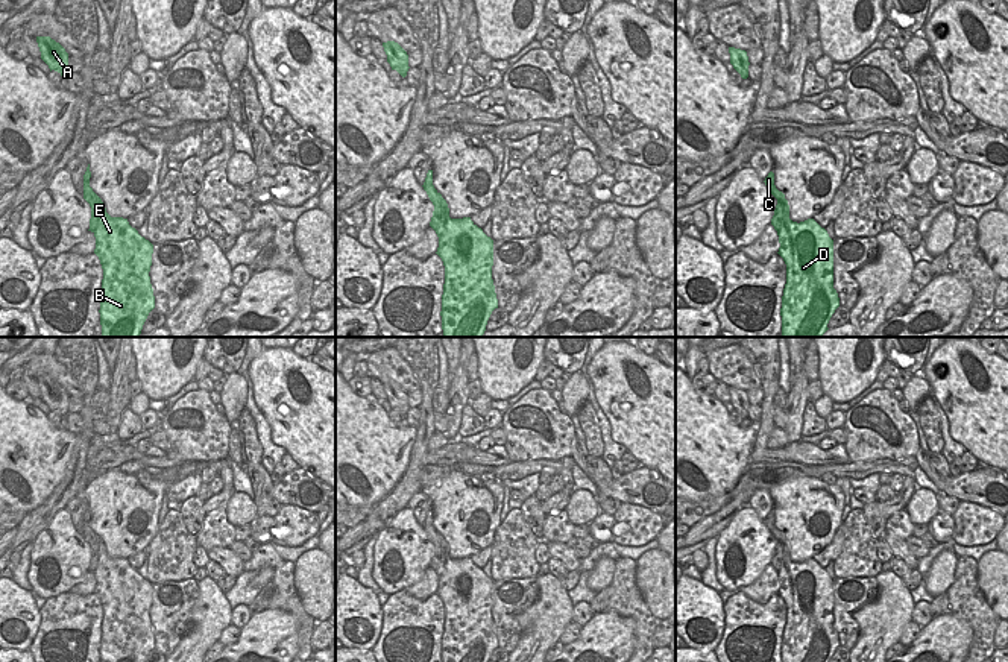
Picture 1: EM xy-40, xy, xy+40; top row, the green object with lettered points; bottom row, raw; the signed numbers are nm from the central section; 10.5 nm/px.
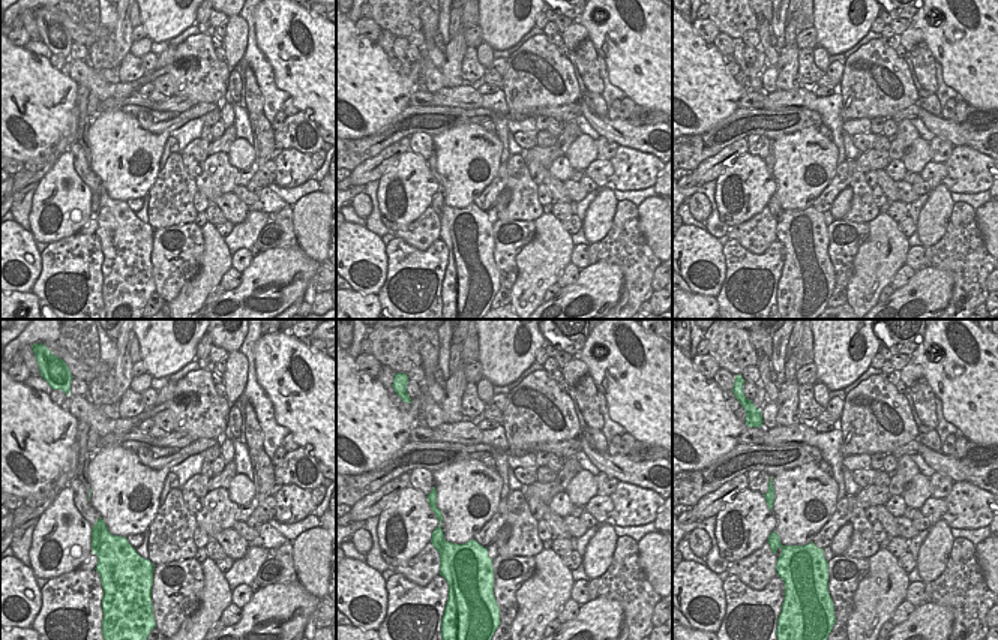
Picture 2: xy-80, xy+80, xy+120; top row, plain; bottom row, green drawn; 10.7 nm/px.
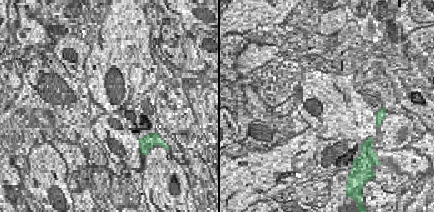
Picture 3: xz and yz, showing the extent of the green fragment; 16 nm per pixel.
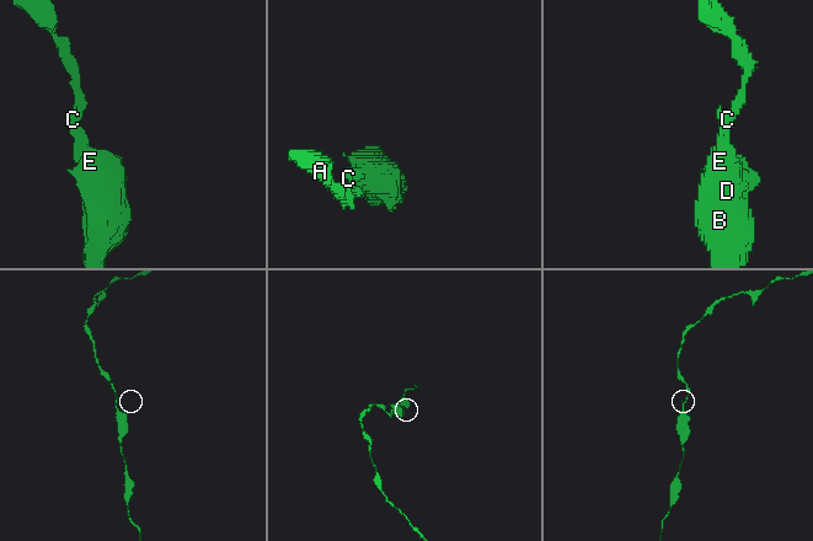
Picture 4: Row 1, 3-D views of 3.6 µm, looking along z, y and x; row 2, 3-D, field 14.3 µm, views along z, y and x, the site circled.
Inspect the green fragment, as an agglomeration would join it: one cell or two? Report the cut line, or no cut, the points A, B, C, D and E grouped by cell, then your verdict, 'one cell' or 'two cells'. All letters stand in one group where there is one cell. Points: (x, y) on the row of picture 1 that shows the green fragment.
no cut; A B C D E; one cell

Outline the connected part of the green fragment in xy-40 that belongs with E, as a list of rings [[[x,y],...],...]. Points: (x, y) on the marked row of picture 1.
[[[90,164],[83,175],[83,199],[91,206],[90,229],[96,237],[103,279],[100,298],[102,337],[138,337],[155,308],[150,284],[153,244],[128,219],[111,217],[90,187]]]

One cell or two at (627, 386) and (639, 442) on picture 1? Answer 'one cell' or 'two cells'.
one cell

